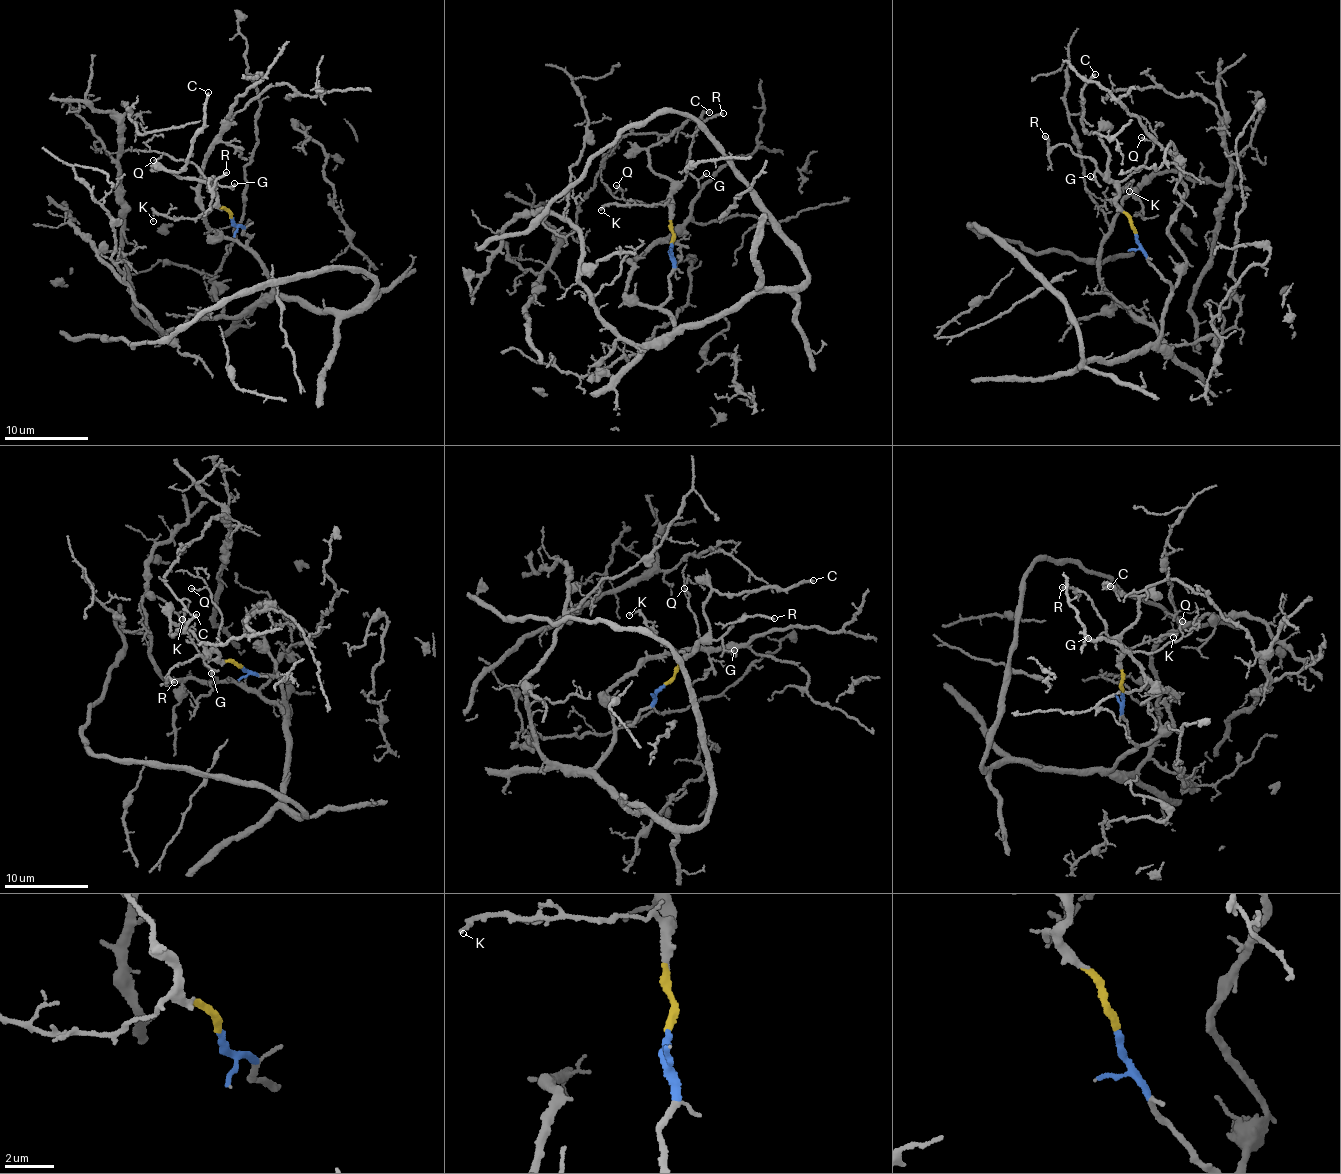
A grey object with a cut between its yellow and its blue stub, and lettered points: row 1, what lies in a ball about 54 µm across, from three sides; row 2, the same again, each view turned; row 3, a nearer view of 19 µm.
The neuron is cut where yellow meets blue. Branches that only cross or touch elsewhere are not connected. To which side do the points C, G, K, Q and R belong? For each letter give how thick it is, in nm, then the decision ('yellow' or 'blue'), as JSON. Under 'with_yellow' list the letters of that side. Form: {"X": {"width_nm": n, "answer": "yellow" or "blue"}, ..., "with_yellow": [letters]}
{"C": {"width_nm": 220, "answer": "yellow"}, "G": {"width_nm": 130, "answer": "yellow"}, "K": {"width_nm": 90, "answer": "yellow"}, "Q": {"width_nm": 130, "answer": "yellow"}, "R": {"width_nm": 170, "answer": "yellow"}, "with_yellow": ["C", "G", "K", "Q", "R"]}

